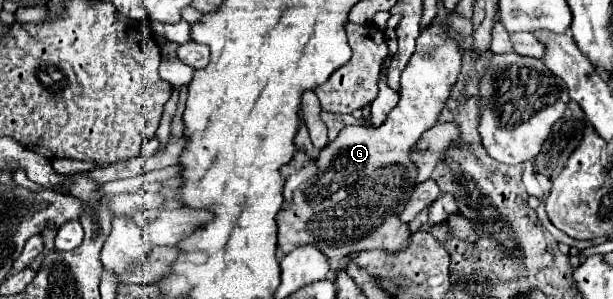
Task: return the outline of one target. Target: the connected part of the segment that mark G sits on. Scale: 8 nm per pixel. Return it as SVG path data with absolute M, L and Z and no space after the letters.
M434 21L428 29L420 33L416 41L416 53L412 55L408 67L402 73L400 101L390 111L382 127L342 129L340 135L320 151L316 159L318 173L312 175L306 183L302 183L292 193L292 201L284 203L284 207L278 211L278 249L282 253L290 253L294 247L300 245L314 245L328 257L332 265L336 265L336 261L356 251L374 251L374 249L398 251L410 243L408 225L400 223L398 219L398 213L404 209L408 195L414 191L412 179L416 179L416 167L408 159L408 149L414 147L416 139L420 139L424 131L428 131L438 123L438 117L450 95L450 89L458 79L460 67L462 67L460 47L456 47L456 43L452 43L452 39L448 39L448 35Z

